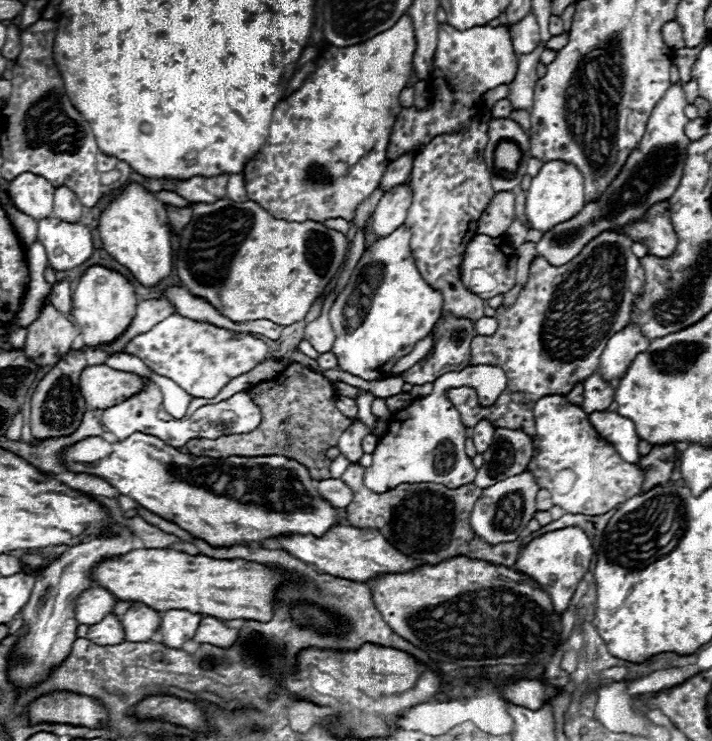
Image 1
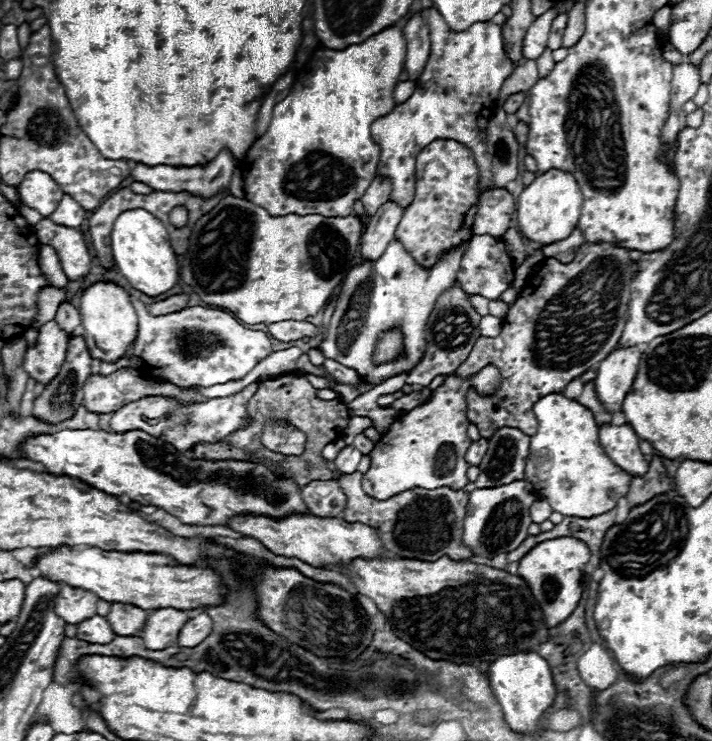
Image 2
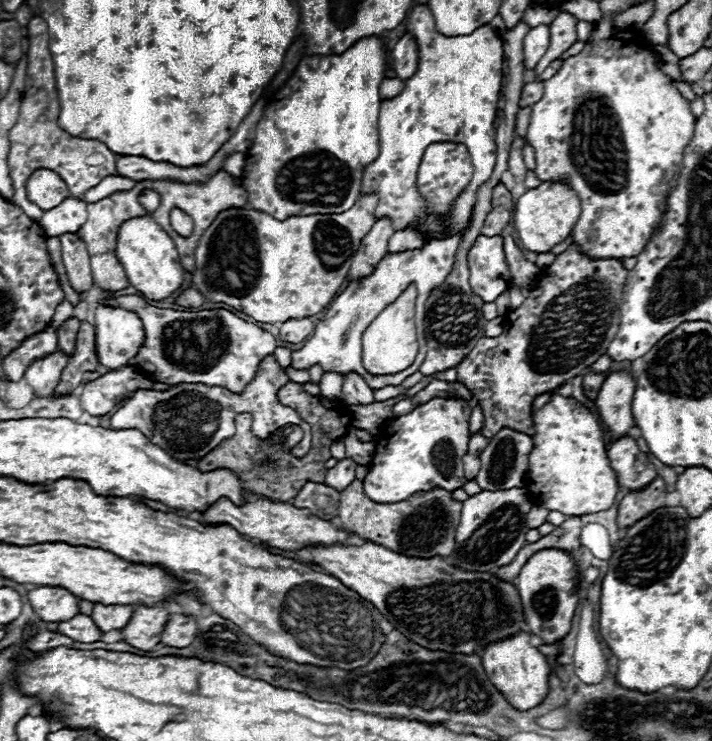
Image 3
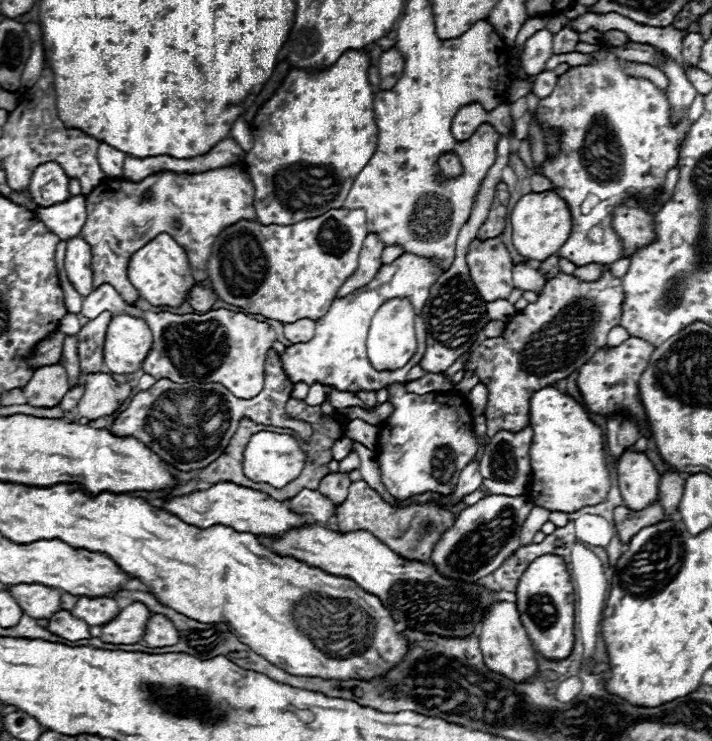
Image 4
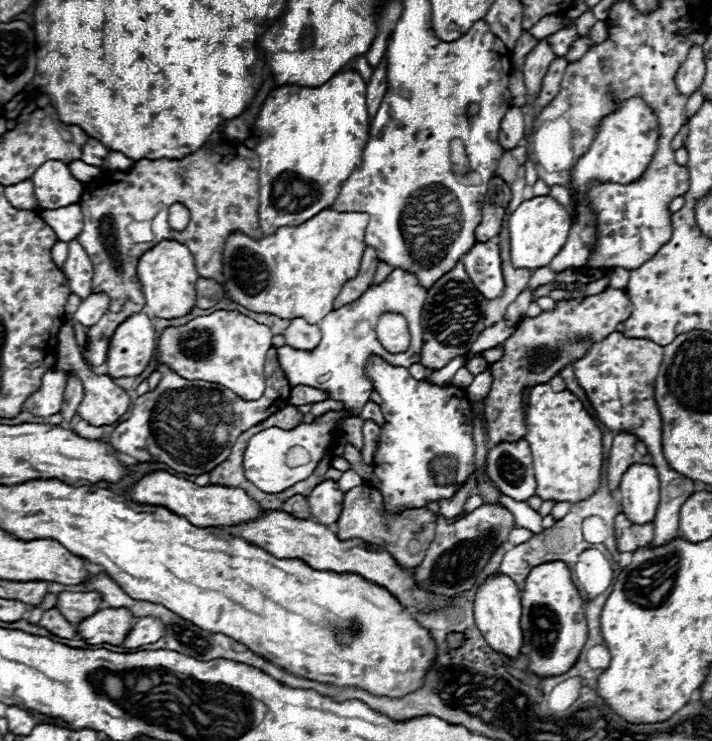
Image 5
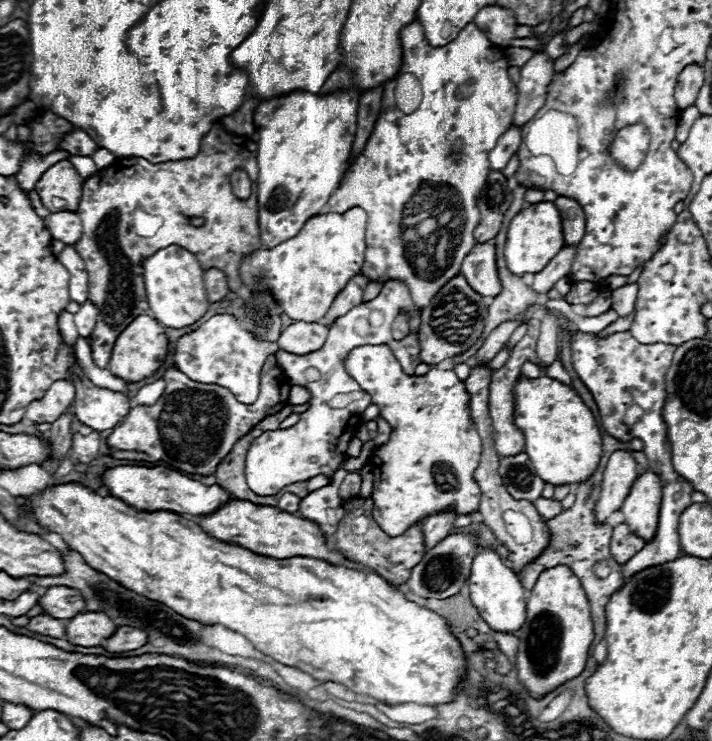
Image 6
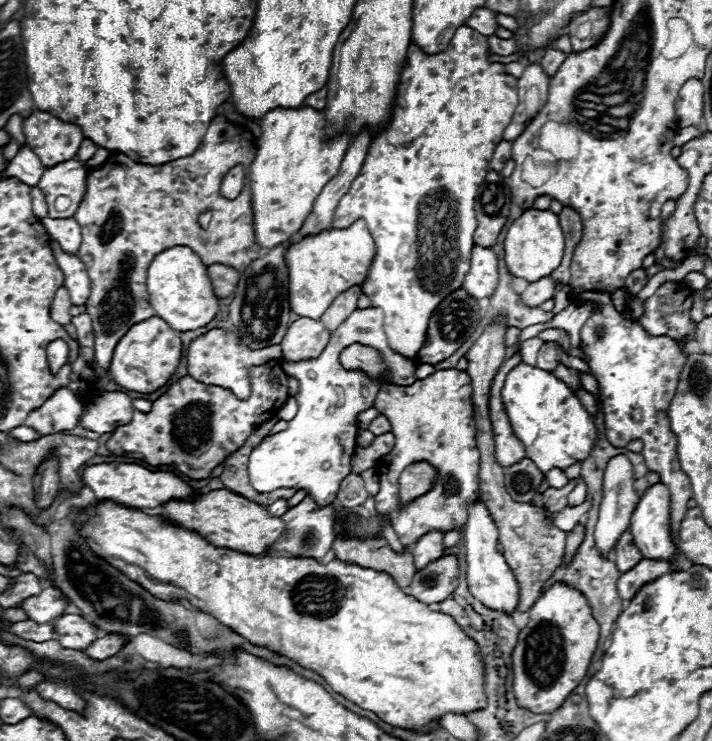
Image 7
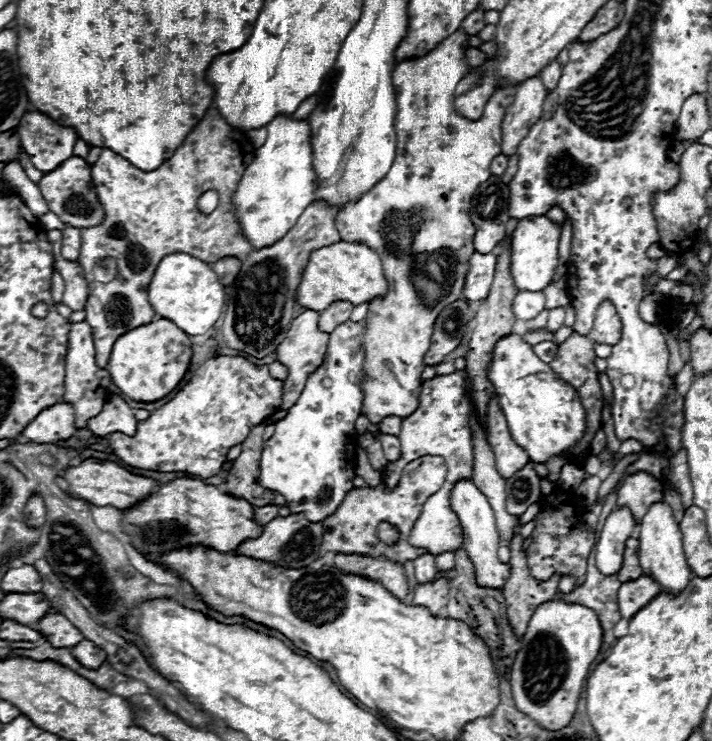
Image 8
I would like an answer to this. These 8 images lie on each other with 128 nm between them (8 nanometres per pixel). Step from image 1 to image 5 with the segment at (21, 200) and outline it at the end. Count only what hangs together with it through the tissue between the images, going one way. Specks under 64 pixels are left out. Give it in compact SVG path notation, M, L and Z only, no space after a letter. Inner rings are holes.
M60 160L44 162L32 174L32 184L40 208L62 208L62 206L78 204L84 192L84 184L76 180L68 164Z

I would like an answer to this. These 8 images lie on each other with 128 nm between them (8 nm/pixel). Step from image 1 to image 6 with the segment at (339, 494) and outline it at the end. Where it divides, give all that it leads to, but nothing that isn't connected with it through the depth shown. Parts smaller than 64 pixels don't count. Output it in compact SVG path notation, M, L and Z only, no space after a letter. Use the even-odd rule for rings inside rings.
M284 494L284 496L278 500L276 508L282 510L282 512L296 514L296 512L298 512L298 504L300 504L300 498L298 498L296 494Z

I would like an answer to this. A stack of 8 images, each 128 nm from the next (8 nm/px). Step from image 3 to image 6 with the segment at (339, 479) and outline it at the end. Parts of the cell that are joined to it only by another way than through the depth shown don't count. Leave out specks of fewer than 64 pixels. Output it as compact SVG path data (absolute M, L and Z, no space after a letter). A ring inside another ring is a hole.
M330 484L320 490L310 492L300 500L298 514L320 526L326 540L330 540L344 516L344 506L338 496L338 486Z

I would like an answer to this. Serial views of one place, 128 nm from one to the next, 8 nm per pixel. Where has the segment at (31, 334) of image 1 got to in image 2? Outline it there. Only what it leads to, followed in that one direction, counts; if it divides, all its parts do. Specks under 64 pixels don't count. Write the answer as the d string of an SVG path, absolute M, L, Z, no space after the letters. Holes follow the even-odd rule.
M56 320L42 324L38 330L38 344L28 348L24 356L26 374L38 384L48 386L64 364L68 340L70 338L58 328Z

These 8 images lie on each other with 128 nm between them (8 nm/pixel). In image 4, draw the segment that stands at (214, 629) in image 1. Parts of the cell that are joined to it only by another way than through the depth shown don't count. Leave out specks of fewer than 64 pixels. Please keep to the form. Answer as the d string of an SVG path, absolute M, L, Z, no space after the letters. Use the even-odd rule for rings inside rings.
M154 614L154 616L150 616L150 620L146 624L142 642L150 648L172 646L178 642L178 630L174 628L174 624L168 618L164 618L162 614Z

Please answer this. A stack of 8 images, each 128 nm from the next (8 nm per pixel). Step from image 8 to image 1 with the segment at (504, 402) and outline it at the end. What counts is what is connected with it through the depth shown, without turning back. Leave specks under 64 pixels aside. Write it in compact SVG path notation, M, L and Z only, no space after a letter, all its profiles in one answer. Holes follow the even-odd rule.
M552 394L552 396L544 396L534 404L534 418L536 418L536 436L532 438L534 444L534 454L532 460L528 462L528 470L532 470L532 474L536 474L536 480L540 482L540 488L546 488L550 492L550 498L554 502L554 506L560 506L562 510L570 512L570 514L586 514L586 516L600 516L606 514L608 510L620 506L622 502L626 502L628 498L640 494L640 486L644 480L644 474L640 472L638 464L628 464L624 462L618 452L614 450L612 444L608 444L590 424L588 414L566 400L566 396L560 394ZM562 472L570 472L574 476L574 480L564 486L564 484L554 484L556 476Z

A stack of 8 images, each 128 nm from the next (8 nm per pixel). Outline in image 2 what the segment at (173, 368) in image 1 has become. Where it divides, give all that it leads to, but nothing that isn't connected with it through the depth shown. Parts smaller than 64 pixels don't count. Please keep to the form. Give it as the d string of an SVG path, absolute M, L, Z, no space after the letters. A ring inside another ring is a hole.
M132 300L132 304L138 314L138 338L129 347L127 355L132 356L136 362L140 362L150 376L172 382L176 386L204 386L206 388L206 386L224 384L230 380L240 380L260 360L264 360L266 356L270 356L274 352L272 342L264 332L244 328L236 318L232 318L232 314L228 314L222 308L192 306L192 308L184 308L180 312L152 316L146 312L146 306L140 300Z

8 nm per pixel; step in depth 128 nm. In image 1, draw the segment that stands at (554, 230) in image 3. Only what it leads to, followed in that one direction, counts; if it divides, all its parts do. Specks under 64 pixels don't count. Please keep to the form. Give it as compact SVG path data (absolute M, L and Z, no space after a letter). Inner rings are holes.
M552 160L540 168L540 172L532 178L530 188L526 190L524 218L530 228L544 234L544 232L552 230L552 226L576 216L582 210L582 206L584 206L584 178L582 178L582 174L572 164Z

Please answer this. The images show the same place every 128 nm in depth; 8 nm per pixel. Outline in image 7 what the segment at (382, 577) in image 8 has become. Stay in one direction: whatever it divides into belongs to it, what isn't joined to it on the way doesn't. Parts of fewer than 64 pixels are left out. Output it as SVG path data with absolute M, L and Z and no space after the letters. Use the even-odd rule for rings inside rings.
M336 538L332 550L336 554L336 560L340 562L372 568L376 572L386 572L400 588L410 586L412 576L416 574L410 550L406 548L404 554L396 554L384 538L368 538L368 540Z

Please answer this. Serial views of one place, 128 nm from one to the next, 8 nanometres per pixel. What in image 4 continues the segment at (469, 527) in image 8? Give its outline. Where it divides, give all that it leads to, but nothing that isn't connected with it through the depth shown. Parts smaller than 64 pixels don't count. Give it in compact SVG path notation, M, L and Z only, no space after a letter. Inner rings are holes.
M498 600L496 604L492 604L490 610L484 612L484 618L480 620L478 630L480 630L478 638L480 638L484 664L490 670L508 676L514 682L524 682L536 674L536 660L534 660L532 642L530 642L524 626L520 622L520 612L518 612L518 606L514 602Z

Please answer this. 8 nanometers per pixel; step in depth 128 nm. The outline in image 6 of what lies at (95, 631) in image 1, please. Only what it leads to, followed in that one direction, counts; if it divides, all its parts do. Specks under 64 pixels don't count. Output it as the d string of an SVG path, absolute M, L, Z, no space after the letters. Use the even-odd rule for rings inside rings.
M40 614L36 618L32 618L26 628L30 632L42 634L42 636L52 636L52 638L64 638L64 622L58 618L52 618L48 614Z

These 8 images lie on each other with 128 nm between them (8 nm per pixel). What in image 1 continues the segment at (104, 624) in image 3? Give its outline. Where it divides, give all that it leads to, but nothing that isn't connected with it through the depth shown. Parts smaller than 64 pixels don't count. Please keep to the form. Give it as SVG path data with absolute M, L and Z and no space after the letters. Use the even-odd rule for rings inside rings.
M136 602L126 610L124 616L120 616L120 622L124 626L126 640L130 640L130 642L146 642L158 630L160 612Z

